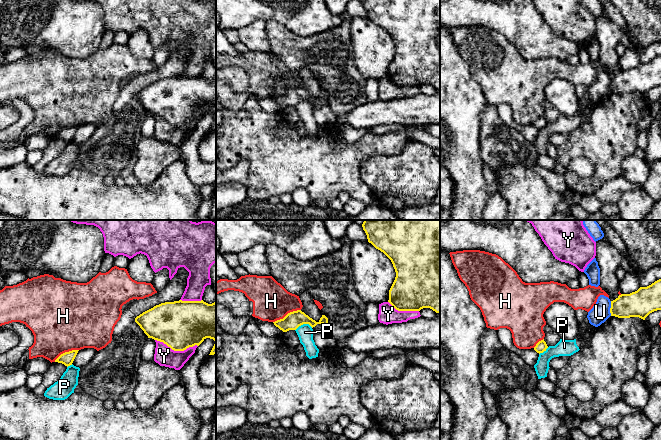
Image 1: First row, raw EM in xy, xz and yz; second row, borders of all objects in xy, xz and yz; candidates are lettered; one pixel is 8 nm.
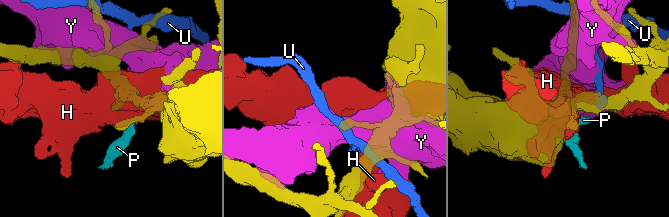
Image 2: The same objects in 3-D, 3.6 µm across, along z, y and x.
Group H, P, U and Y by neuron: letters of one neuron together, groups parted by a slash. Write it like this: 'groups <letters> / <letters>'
groups H / P / U / Y

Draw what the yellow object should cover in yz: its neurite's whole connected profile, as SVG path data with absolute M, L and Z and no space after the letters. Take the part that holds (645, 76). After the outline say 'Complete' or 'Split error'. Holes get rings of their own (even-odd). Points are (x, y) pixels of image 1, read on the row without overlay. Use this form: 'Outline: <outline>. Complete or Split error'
Outline: M661 55L630 70L621 70L611 77L611 92L639 93L643 96L652 88L661 86Z. Complete

